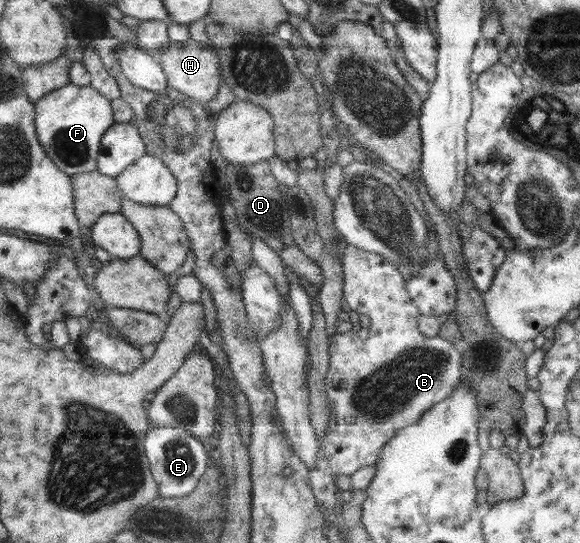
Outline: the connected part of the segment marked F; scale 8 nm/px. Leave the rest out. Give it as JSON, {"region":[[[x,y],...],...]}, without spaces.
{"region":[[[71,83],[46,95],[36,107],[39,140],[55,163],[73,177],[99,170],[102,141],[116,123],[114,101],[92,85],[79,87]]]}

